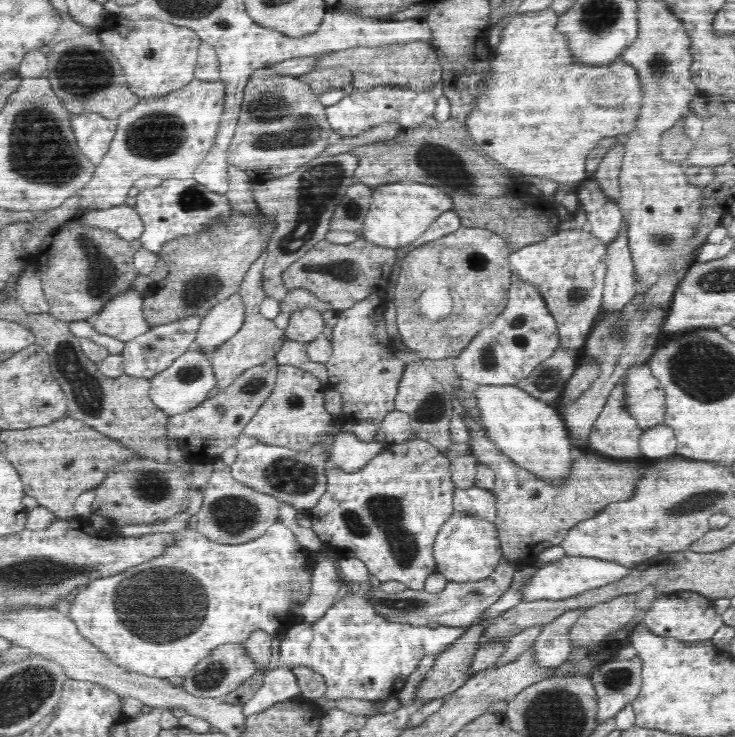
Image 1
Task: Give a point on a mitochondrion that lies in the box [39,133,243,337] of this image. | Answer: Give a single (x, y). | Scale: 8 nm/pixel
(102, 272)

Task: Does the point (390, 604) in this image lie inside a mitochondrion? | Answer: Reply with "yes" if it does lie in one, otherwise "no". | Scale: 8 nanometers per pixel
yes

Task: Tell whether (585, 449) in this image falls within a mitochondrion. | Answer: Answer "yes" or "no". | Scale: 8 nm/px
no

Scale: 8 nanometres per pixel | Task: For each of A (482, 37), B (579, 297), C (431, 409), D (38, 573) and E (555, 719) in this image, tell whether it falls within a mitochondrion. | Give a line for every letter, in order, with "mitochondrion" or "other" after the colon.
A: other
B: mitochondrion
C: mitochondrion
D: mitochondrion
E: mitochondrion

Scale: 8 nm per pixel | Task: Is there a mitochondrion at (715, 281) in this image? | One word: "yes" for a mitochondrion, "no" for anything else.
yes

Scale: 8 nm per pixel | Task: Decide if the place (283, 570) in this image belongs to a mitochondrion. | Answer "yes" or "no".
no

